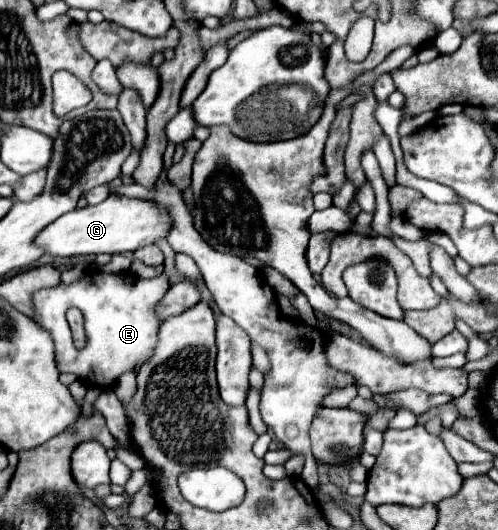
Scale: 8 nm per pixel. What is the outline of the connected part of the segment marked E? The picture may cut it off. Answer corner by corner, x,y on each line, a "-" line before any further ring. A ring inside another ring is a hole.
88,270
72,284
60,282
58,286
36,290
34,310
38,316
34,316
34,320
52,336
60,372
76,374
78,380
90,382
92,386
100,384
102,390
108,390
122,374
132,372
152,356
160,328
156,306
168,288
170,282
164,272
156,278
140,278
132,270
126,270
124,274
-
72,306
84,314
86,346
80,350
74,348
72,332
66,322
66,310

